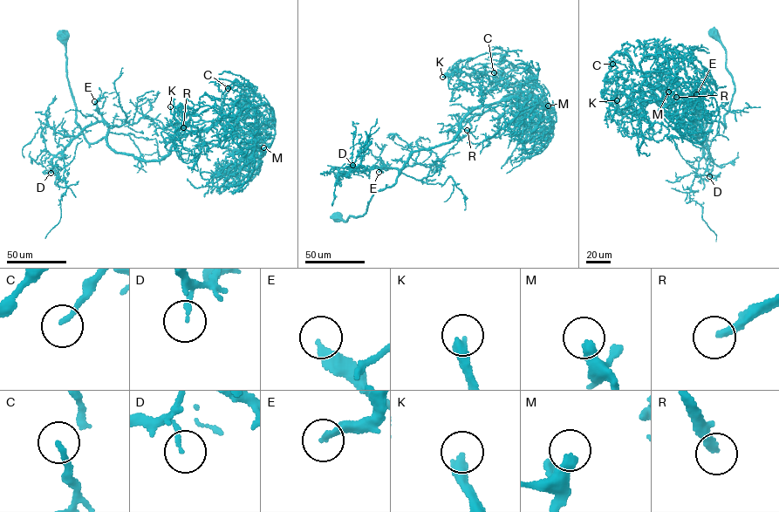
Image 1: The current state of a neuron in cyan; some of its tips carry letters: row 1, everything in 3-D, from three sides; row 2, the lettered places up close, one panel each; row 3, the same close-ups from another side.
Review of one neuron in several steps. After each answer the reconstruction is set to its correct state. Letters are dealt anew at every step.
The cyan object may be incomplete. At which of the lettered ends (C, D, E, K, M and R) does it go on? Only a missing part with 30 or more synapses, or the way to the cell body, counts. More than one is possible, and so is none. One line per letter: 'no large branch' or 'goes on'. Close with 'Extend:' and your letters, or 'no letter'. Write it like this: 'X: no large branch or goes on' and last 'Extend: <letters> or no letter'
C: no large branch
D: no large branch
E: goes on
K: goes on
M: no large branch
R: goes on
Extend: E, K, R

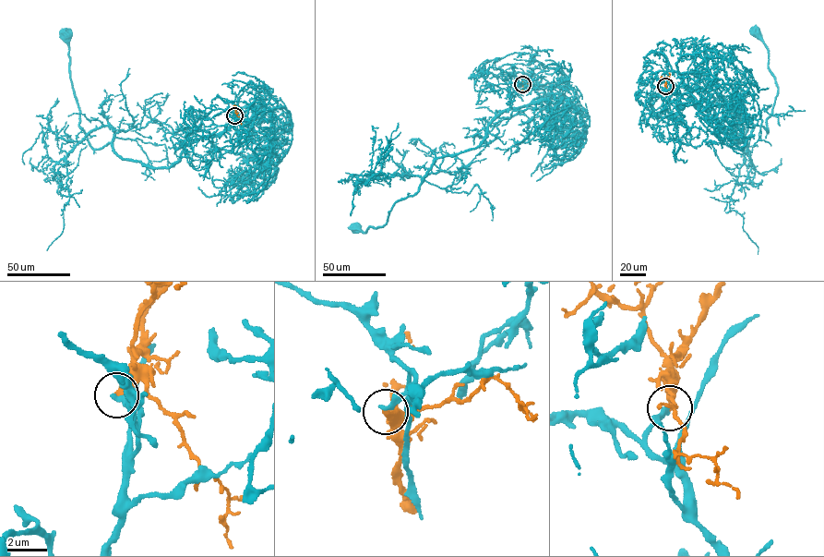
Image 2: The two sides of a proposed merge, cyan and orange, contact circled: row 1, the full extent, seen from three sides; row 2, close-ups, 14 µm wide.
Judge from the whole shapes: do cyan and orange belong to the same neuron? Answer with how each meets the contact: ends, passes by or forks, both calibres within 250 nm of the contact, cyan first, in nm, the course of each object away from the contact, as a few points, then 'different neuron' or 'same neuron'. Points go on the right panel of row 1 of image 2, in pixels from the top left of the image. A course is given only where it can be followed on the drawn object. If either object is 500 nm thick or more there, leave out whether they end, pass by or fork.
cyan ends; orange ends; calibres 340 and 380 nm; course cyan (665, 86), (670, 102), (681, 79), (692, 103), (737, 142), (755, 126), (767, 133), (778, 86), (755, 31); course orange (665, 86), (664, 78), (670, 75); different neuron

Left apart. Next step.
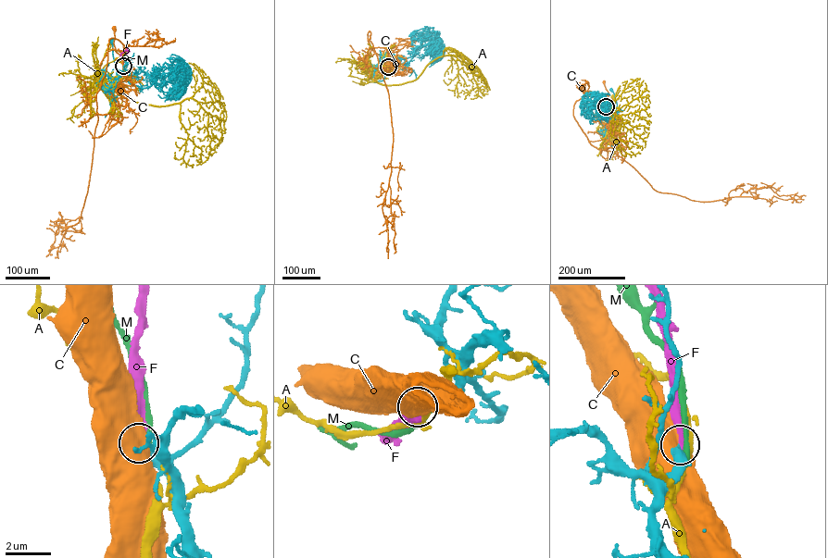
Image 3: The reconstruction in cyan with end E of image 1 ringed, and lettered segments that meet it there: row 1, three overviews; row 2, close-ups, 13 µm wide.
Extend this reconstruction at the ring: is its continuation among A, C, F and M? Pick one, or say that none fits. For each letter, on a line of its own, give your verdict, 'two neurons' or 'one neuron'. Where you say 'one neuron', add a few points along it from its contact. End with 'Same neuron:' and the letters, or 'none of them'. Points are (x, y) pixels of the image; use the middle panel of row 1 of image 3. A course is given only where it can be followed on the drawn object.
A: two neurons
C: two neurons
F: one neuron
M: two neurons
Same neuron: F

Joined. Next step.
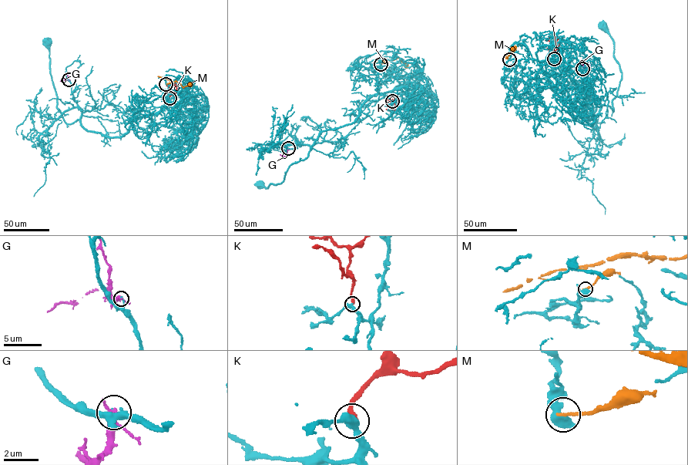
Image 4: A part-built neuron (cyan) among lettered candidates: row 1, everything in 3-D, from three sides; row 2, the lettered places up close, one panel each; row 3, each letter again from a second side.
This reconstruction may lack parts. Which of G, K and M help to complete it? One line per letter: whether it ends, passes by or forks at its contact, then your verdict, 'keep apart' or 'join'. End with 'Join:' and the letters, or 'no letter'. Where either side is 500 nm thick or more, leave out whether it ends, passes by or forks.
G: it passes by; keep apart
K: it ends there; join
M: keep apart
Join: K

